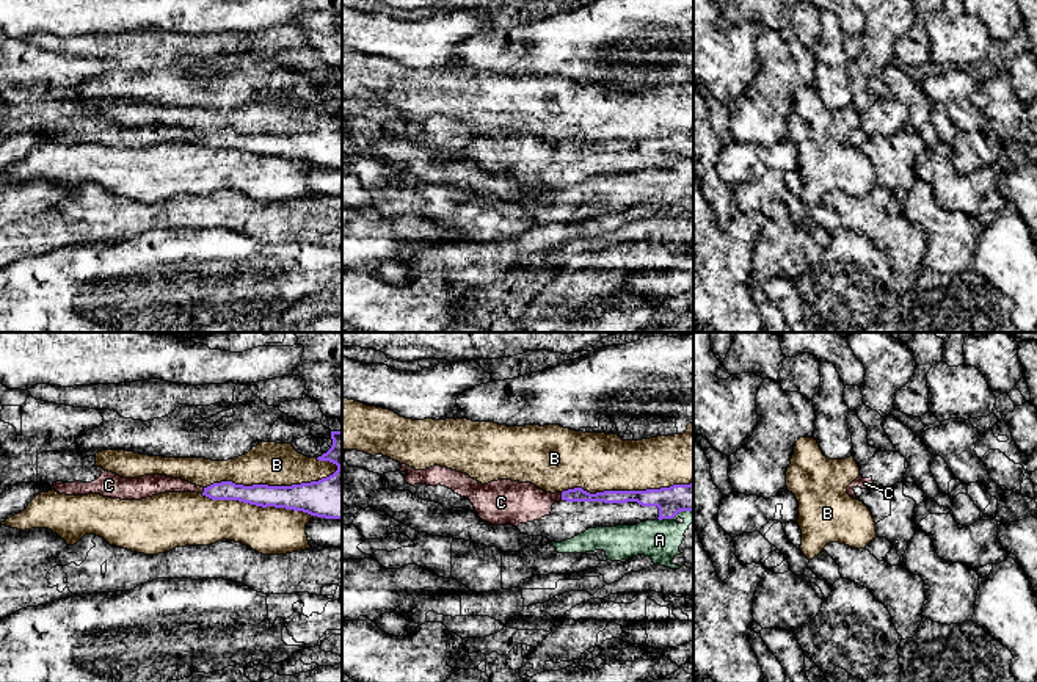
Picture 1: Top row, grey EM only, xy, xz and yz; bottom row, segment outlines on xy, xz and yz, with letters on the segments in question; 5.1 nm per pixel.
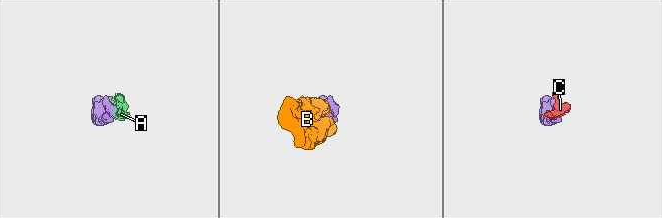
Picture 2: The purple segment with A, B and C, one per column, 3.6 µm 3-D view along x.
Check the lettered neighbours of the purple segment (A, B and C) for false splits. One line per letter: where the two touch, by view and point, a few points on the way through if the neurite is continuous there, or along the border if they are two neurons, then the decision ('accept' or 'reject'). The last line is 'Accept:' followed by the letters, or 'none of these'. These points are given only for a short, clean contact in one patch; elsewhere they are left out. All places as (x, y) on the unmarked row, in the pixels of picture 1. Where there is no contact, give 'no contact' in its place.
A: meets purple in xz at (675, 163); reject
B: meets purple in xy at (272, 135); reject
C: meets purple in xz at (562, 146); runs through xz (578, 143), (562, 146), (542, 151), (513, 151); accept
Accept: C

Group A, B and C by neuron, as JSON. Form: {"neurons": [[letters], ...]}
{"neurons": [["A"], ["B"], ["C"]]}

